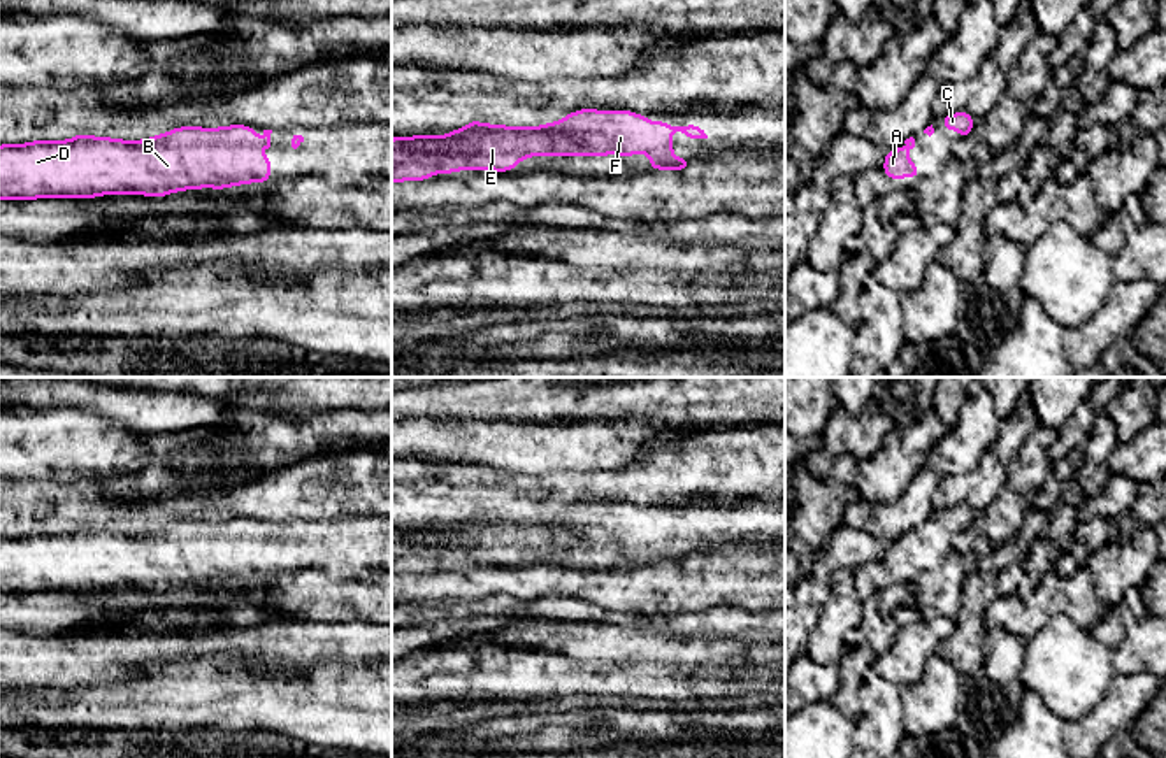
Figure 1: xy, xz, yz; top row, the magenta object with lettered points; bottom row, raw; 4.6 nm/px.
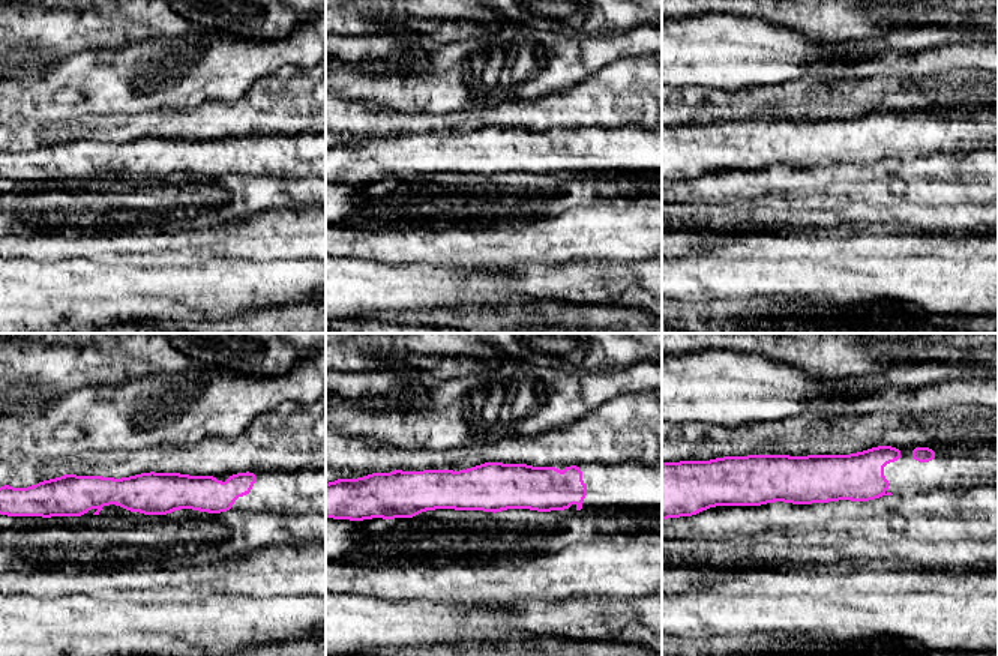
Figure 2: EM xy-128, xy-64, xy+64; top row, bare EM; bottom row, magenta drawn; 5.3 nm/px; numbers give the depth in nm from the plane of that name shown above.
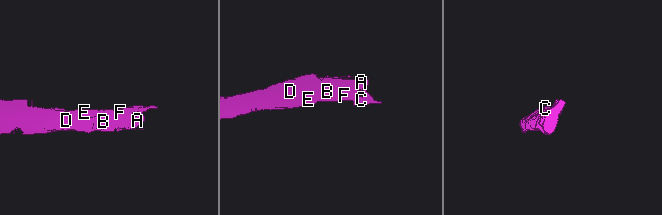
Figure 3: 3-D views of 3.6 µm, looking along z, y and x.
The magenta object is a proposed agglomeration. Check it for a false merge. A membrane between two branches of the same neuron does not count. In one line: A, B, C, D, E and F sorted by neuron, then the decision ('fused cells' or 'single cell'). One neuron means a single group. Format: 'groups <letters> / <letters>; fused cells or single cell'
groups A B C D E F; single cell

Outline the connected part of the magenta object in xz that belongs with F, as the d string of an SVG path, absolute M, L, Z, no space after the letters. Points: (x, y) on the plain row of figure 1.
M579 502L564 509L557 516L543 519L504 519L469 514L465 521L458 521L443 530L414 528L392 532L392 576L425 574L432 567L451 567L457 563L495 563L507 565L529 549L604 549L604 547L650 547L650 560L653 563L687 563L692 556L687 551L673 549L671 526L683 525L688 533L708 532L704 523L697 518L667 519L664 512L650 518L648 509L639 509L630 504L595 504Z

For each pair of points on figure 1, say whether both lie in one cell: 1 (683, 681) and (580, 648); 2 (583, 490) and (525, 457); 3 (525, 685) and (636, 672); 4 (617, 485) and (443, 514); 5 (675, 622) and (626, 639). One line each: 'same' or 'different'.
1: different
2: different
3: same
4: same
5: different

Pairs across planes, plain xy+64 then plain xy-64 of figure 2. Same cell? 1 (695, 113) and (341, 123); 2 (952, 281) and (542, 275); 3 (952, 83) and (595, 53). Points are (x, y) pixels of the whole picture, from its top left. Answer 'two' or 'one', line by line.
1: one
2: one
3: two

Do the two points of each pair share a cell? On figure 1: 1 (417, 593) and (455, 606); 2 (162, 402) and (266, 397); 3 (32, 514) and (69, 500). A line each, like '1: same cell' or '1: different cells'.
1: different cells
2: different cells
3: same cell

